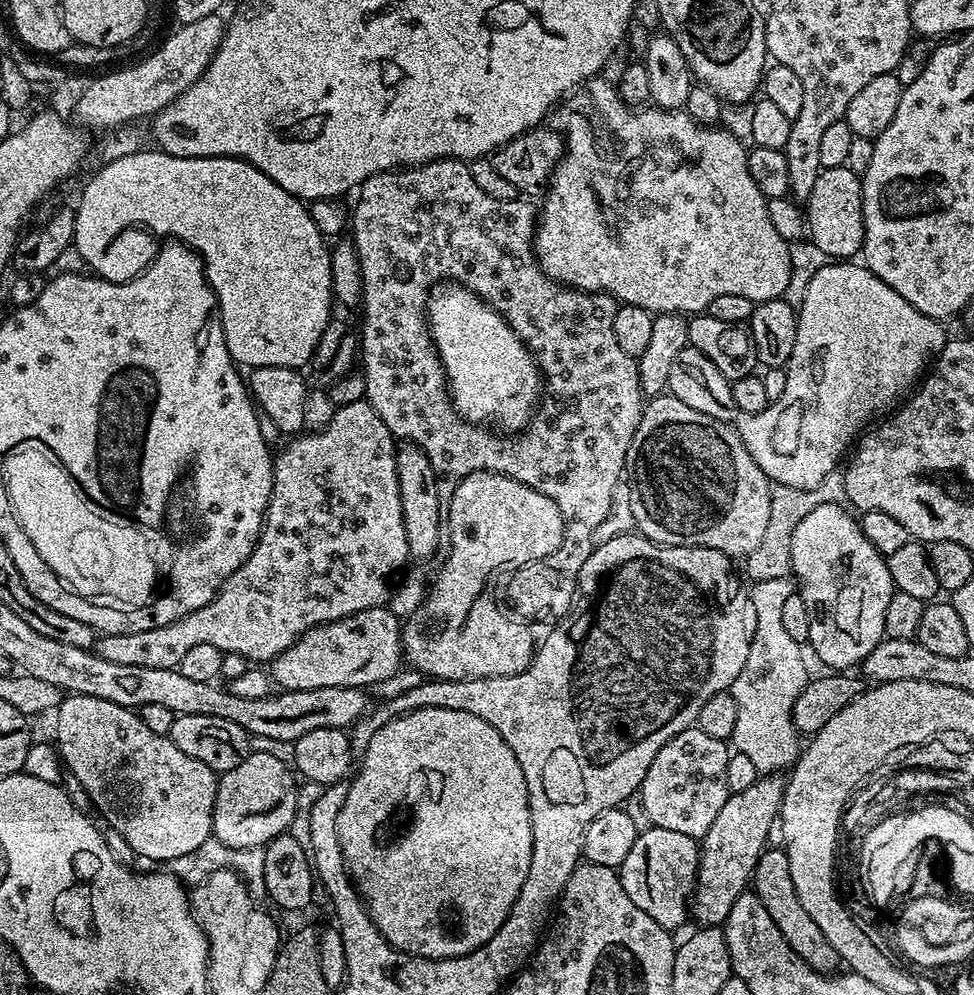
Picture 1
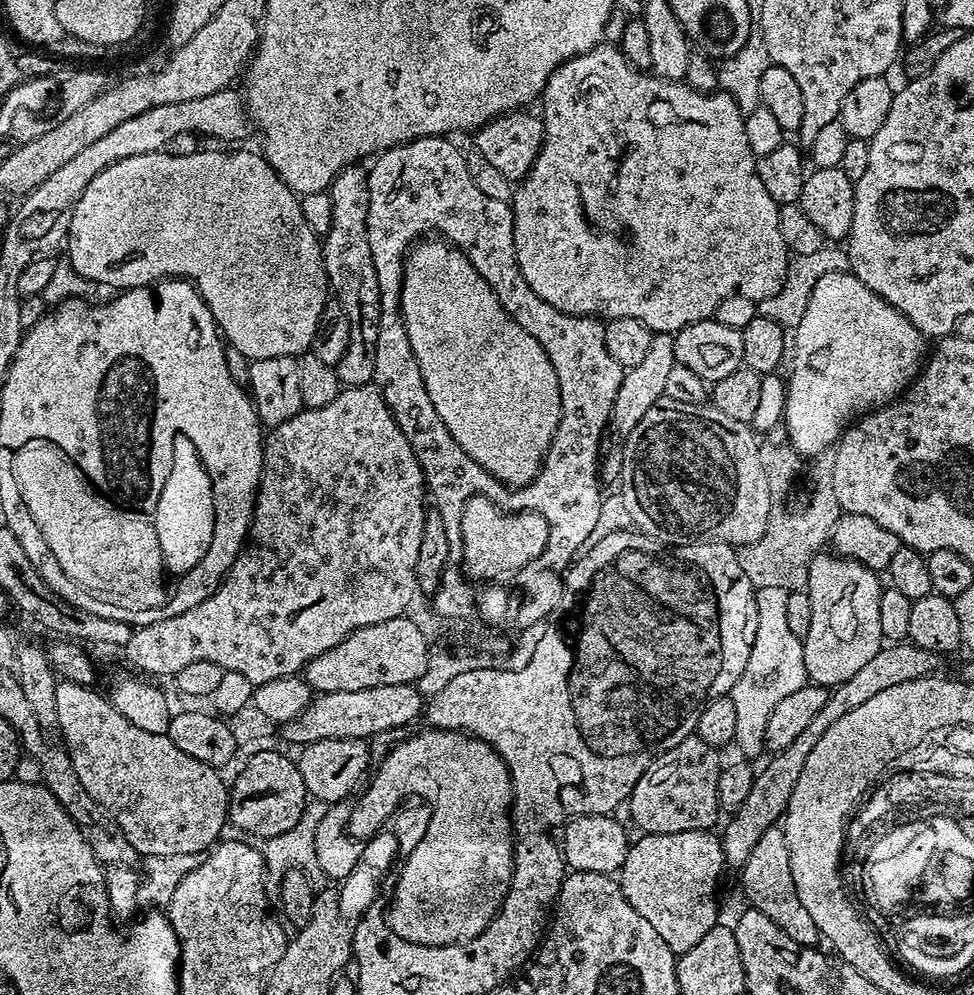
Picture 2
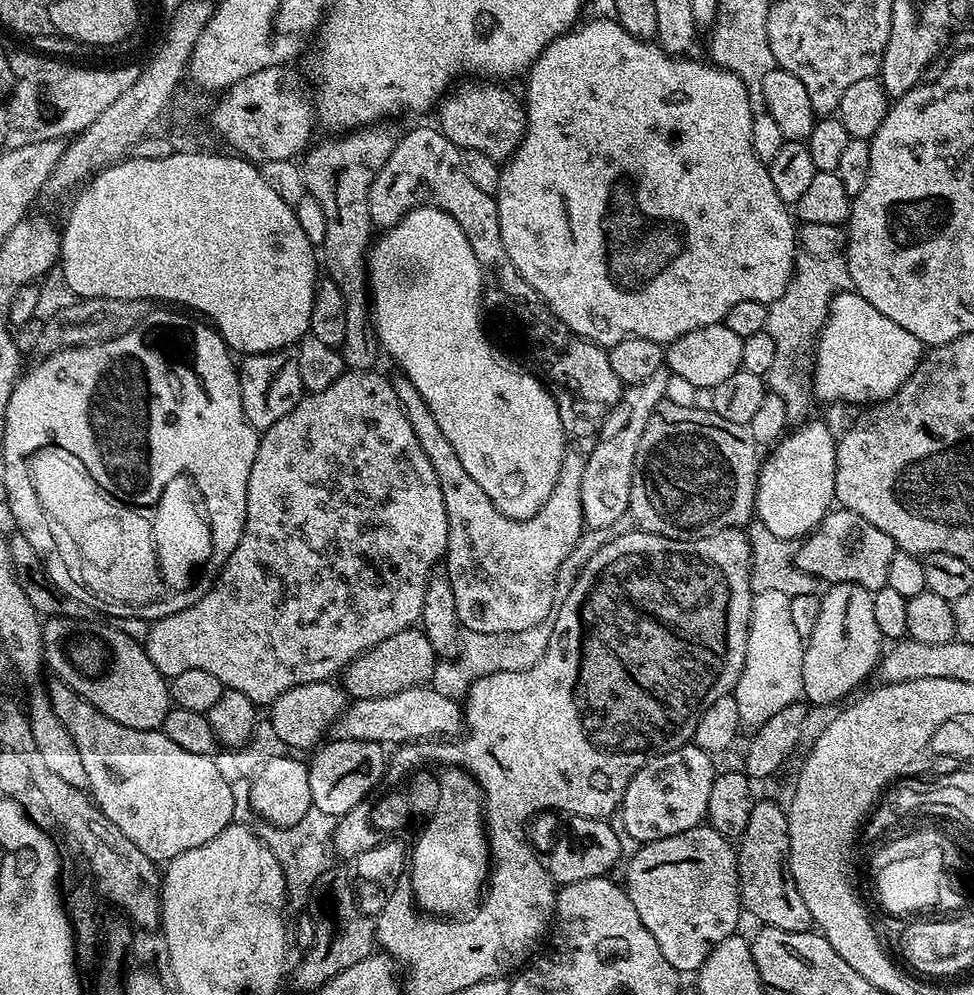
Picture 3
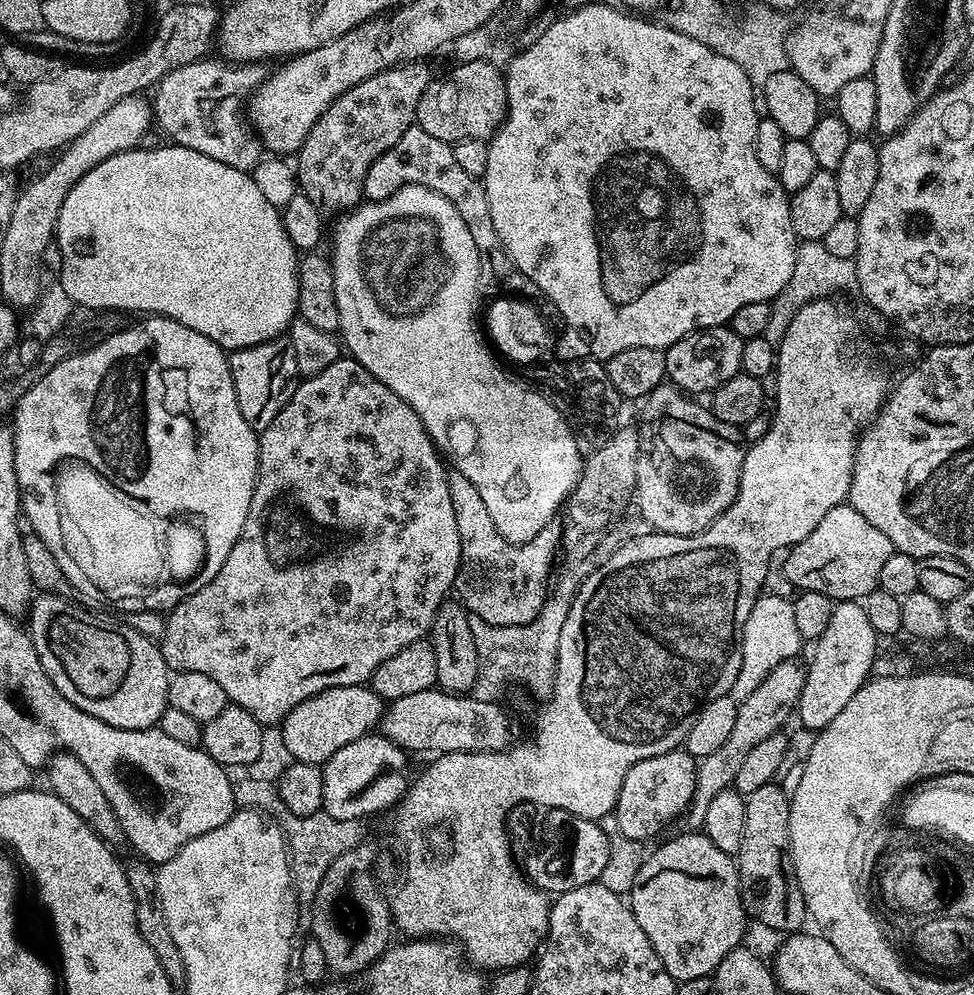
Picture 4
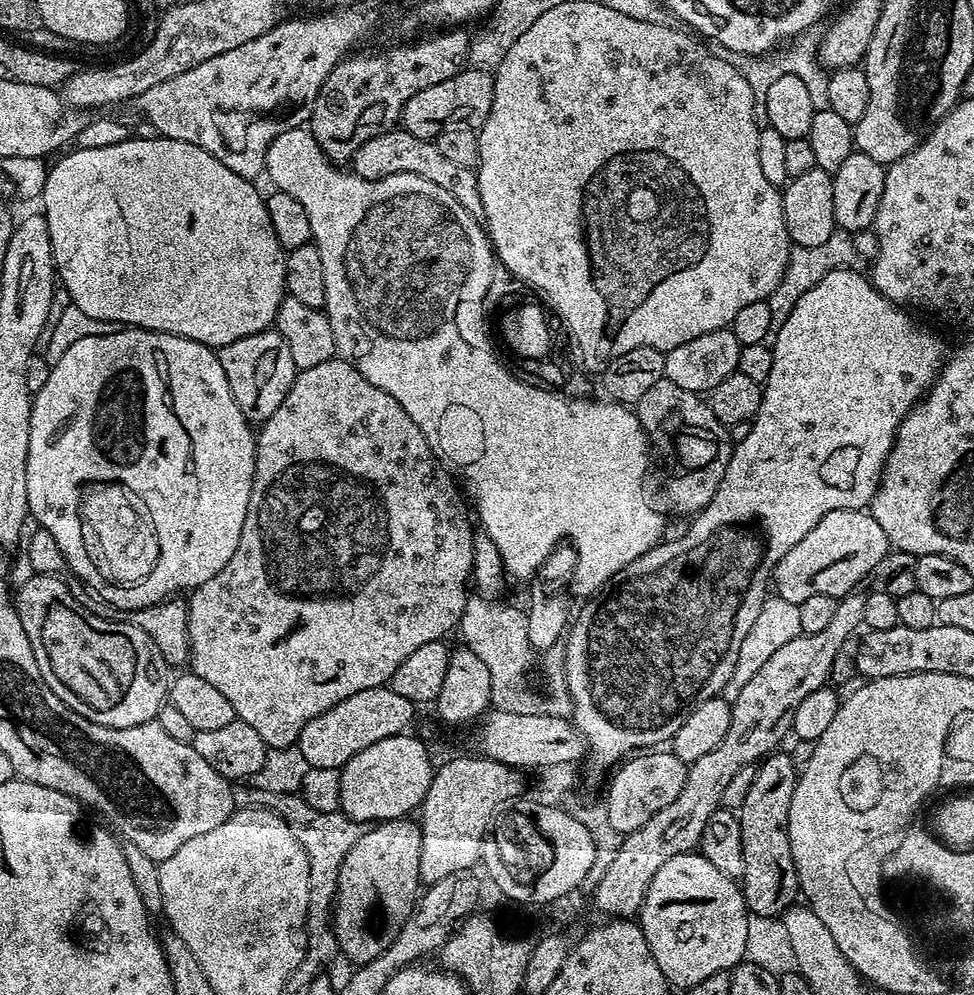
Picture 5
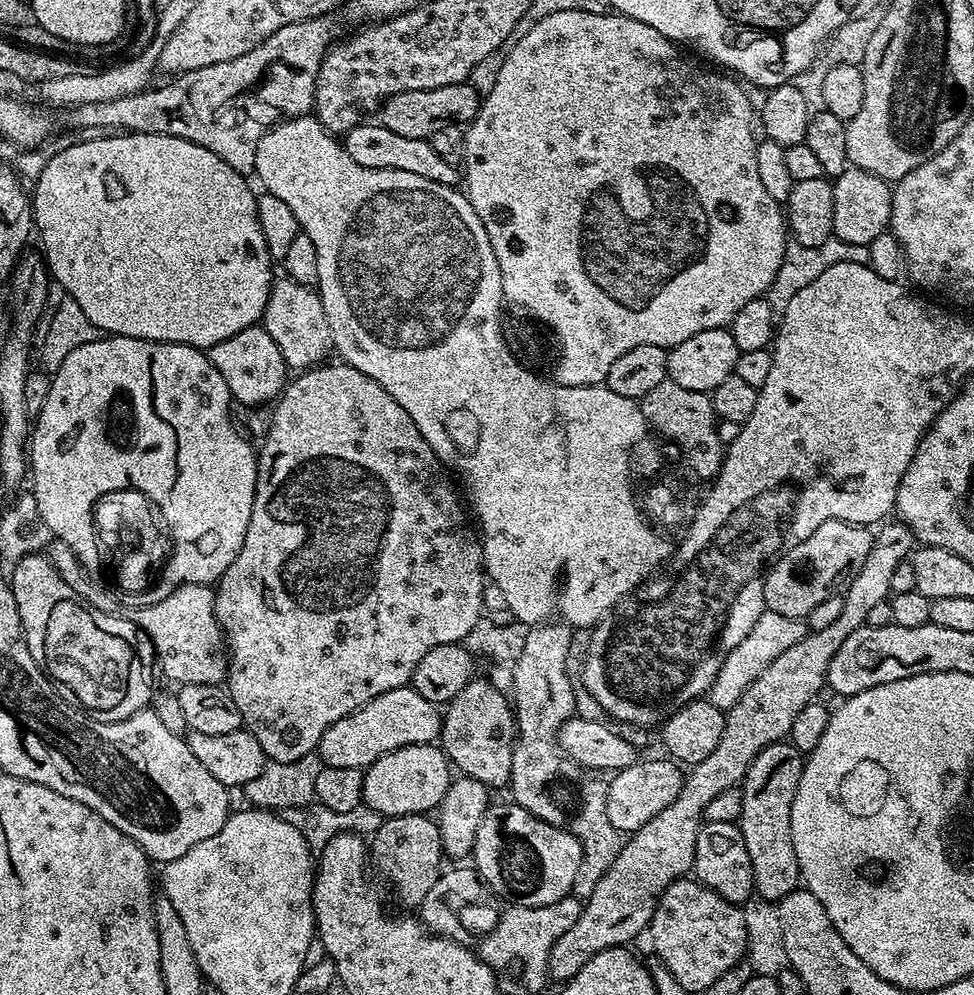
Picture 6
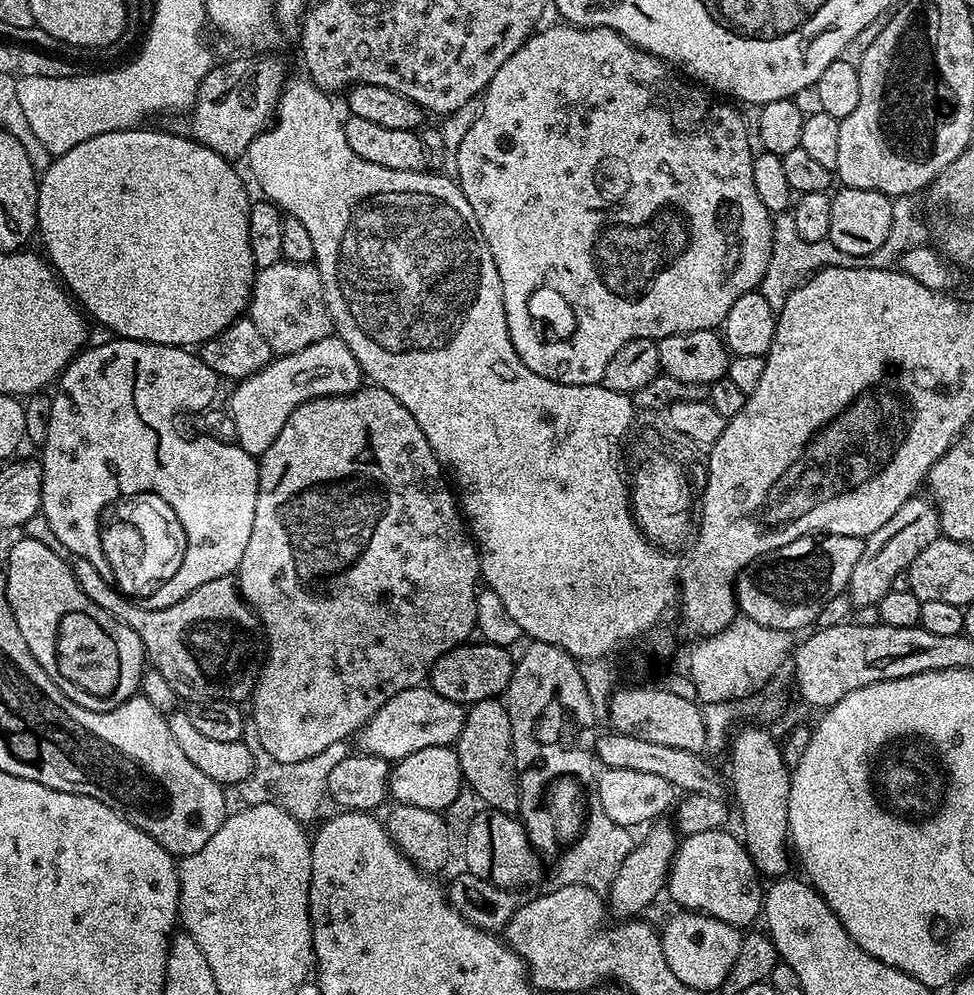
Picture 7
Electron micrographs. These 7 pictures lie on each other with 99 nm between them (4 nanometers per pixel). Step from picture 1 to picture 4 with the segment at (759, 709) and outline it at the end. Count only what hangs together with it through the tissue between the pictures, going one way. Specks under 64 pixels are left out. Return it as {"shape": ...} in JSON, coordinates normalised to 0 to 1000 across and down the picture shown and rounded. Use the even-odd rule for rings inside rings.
{"shape":[[[781,597],[776,600],[774,609],[770,613],[770,621],[766,621],[766,629],[762,633],[762,669],[758,673],[758,681],[754,681],[751,698],[757,705],[765,704],[799,669],[808,663],[820,660],[823,644],[819,637],[819,629],[815,629],[815,609],[813,603],[807,599]]]}

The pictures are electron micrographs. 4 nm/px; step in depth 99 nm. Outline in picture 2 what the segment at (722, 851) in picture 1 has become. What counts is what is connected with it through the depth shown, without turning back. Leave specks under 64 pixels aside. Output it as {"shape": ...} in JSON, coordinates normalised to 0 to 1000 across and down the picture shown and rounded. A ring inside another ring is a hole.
{"shape":[[[916,645],[905,650],[893,665],[874,680],[869,681],[869,685],[857,688],[851,694],[848,710],[840,714],[839,720],[828,729],[828,734],[807,750],[807,754],[796,757],[792,761],[793,765],[776,776],[774,790],[770,790],[770,802],[757,816],[751,817],[746,821],[747,829],[741,835],[741,847],[743,850],[743,867],[748,873],[759,874],[763,872],[766,862],[770,862],[770,854],[778,847],[778,842],[789,832],[794,831],[804,821],[805,815],[809,812],[811,798],[815,798],[815,790],[819,790],[819,782],[823,778],[823,770],[828,770],[828,762],[832,762],[836,755],[836,749],[860,726],[860,722],[866,722],[868,718],[873,718],[873,714],[887,709],[892,702],[897,702],[897,697],[906,697],[906,693],[914,693],[914,689],[926,689],[926,685],[945,683],[948,679],[955,679],[966,674],[966,656],[947,653],[941,647],[935,645]]]}

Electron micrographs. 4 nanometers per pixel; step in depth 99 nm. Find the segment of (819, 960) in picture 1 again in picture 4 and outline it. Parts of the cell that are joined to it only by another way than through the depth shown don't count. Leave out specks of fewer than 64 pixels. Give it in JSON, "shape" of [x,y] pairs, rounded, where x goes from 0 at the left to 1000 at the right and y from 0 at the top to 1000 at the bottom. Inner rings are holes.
{"shape":[[[794,786],[774,794],[764,805],[766,830],[762,834],[762,850],[758,857],[760,902],[765,918],[780,929],[804,939],[816,939],[831,924],[819,882],[813,873],[813,857],[809,847],[811,800]]]}

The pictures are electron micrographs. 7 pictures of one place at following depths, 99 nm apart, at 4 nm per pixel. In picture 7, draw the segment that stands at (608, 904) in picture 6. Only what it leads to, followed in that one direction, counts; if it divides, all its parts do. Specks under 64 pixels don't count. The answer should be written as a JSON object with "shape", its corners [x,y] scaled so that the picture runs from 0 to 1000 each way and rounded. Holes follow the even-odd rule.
{"shape":[[[941,496],[930,504],[910,525],[910,529],[901,529],[897,537],[893,537],[887,543],[885,561],[881,561],[881,566],[877,569],[877,577],[873,577],[873,585],[869,592],[875,601],[876,608],[884,607],[903,607],[906,601],[916,594],[918,580],[924,575],[931,575],[934,565],[955,549],[966,538],[965,518],[961,515],[961,509],[956,502],[947,501],[948,497]],[[674,826],[664,833],[661,845],[654,847],[643,858],[634,878],[628,884],[628,891],[622,897],[623,908],[637,923],[653,923],[661,917],[683,895],[686,878],[690,875],[690,863],[694,860],[696,837],[689,827]]]}

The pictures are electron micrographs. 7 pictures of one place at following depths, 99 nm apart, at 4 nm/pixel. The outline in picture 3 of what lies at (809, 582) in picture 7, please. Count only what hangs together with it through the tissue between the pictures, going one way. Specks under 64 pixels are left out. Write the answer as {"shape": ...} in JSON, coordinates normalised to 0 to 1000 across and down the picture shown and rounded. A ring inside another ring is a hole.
{"shape":[[[861,509],[851,513],[841,527],[824,540],[822,547],[825,548],[822,551],[820,548],[815,555],[815,566],[820,574],[851,588],[880,587],[894,596],[911,588],[914,561],[918,561],[922,554],[914,537],[906,537],[906,533],[889,525],[889,521]]]}

